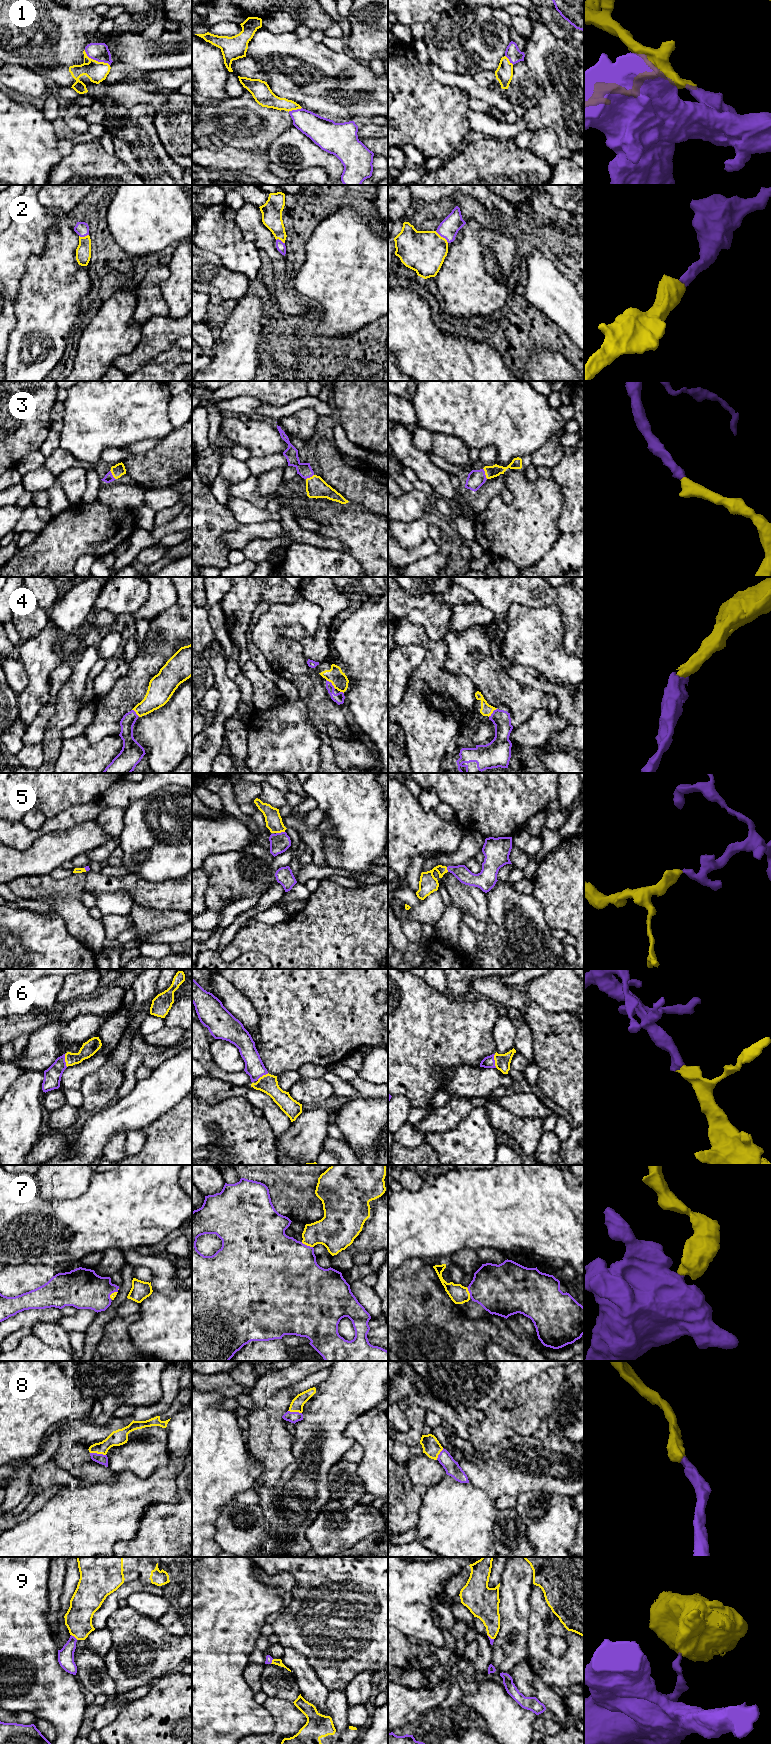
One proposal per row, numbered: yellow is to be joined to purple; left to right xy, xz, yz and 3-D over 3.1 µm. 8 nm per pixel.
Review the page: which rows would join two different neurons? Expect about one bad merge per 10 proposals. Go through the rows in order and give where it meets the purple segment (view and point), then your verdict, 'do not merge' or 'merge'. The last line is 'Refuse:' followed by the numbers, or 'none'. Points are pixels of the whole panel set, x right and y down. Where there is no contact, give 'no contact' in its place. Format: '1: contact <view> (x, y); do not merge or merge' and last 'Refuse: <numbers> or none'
1: contact xy (96, 60); merge
2: contact yz (442, 236); merge
3: contact yz (484, 473); merge
4: contact xz (331, 683); merge
5: contact xz (281, 832); merge
6: contact xy (64, 1060); merge
7: contact xz (306, 1245); merge
8: contact xy (98, 1454); merge
9: contact xy (73, 1636); merge
Refuse: none

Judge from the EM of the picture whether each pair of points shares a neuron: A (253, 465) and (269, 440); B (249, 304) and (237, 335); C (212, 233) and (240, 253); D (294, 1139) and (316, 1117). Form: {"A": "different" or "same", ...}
{"A": "different", "B": "same", "C": "same", "D": "same"}

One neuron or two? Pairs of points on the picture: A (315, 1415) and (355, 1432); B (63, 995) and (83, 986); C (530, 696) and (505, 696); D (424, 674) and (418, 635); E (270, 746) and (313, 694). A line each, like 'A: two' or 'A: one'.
A: two
B: one
C: one
D: one
E: two

